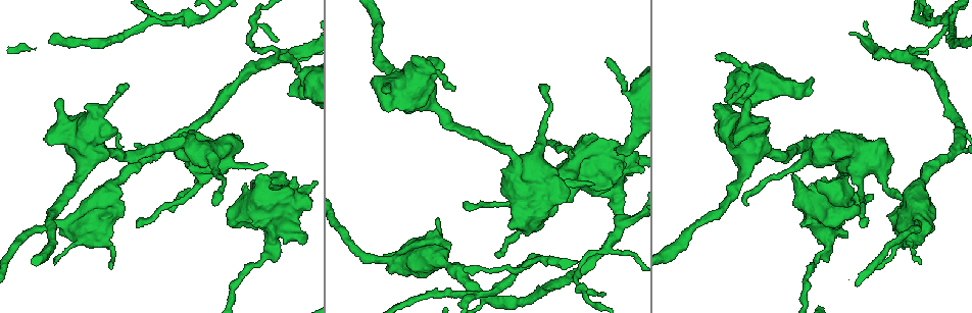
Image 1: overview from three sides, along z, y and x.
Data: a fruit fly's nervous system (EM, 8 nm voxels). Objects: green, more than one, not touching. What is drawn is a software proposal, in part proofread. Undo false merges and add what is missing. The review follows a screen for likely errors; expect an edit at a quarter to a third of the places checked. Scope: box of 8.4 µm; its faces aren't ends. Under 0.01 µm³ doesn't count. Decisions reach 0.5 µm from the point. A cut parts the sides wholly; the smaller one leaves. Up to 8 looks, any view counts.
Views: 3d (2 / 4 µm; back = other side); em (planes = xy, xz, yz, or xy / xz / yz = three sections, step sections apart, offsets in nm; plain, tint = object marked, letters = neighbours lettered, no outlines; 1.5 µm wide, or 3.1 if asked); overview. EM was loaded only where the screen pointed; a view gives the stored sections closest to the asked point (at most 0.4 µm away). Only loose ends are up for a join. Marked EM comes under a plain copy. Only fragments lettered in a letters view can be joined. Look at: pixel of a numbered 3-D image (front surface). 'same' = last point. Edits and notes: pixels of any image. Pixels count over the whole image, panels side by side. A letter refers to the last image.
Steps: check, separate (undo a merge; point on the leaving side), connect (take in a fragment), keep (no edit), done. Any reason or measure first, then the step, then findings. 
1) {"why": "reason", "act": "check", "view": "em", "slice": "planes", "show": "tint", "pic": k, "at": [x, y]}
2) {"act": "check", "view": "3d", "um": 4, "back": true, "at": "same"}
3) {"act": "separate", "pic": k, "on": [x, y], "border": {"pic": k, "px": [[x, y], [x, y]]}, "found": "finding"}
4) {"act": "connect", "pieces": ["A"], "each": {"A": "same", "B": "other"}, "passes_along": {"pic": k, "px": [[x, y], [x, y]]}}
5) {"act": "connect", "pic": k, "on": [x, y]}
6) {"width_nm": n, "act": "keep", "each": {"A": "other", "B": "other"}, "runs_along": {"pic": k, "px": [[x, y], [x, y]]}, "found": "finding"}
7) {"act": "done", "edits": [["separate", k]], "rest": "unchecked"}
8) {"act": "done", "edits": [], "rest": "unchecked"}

{"why": "free end", "act": "check", "view": "em", "slice": "planes", "show": "letters", "pic": 1, "at": [869, 196]}

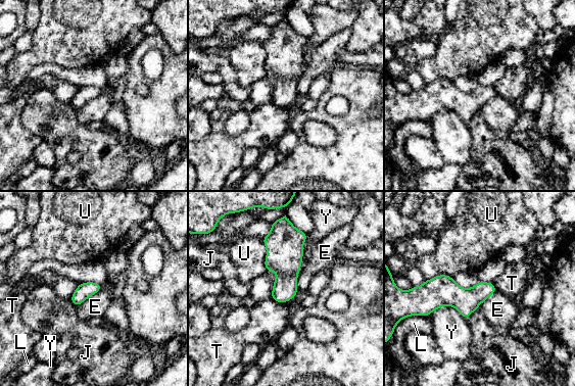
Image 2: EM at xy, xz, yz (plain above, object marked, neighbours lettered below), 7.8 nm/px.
{"longest_contact_nm": ["Y", 320], "act": "keep", "each": {"E": "other", "J": "other", "L": "other", "T": "other", "U": "other", "Y": "other"}, "found": "none of them fits"}

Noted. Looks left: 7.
{"why": "arms run side by side", "act": "check", "view": "em", "slice": "planes", "show": "letters", "pic": 1, "at": [909, 57]}

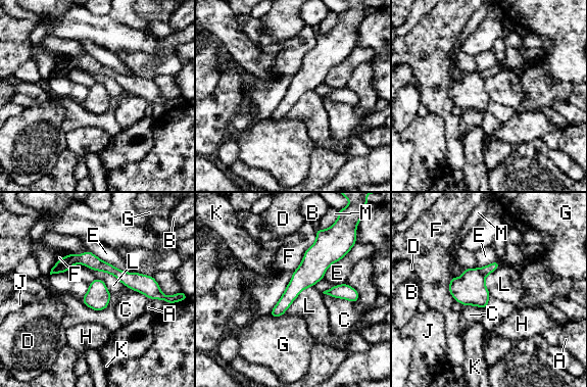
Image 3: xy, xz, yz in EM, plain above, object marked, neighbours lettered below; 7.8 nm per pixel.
{"width_nm": 190, "act": "separate", "pic": 3, "on": [487, 270], "each": {"A": "other", "B": "other", "C": "other", "D": "other", "E": "other", "F": "other", "G": "other", "H": "other", "J": "other", "K": "other", "L": "other", "M": "other"}, "part_leaving": {"pic": 3, "px": [[53, 271], [89, 259], [158, 295]]}, "found": "two cells meet here"}

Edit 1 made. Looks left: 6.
{"why": "thick turns thin", "act": "check", "view": "3d", "um": 4, "pic": 1, "at": [111, 100]}

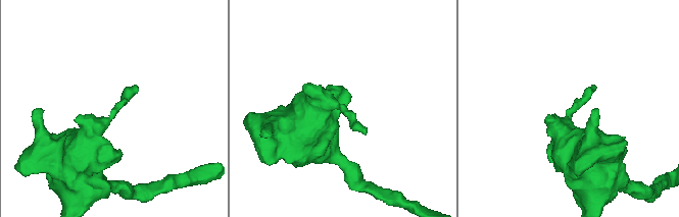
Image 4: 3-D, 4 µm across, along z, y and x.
{"act": "check", "view": "em", "slice": "yz", "step": 8, "show": "letters", "pic": 4, "at": [343, 104]}

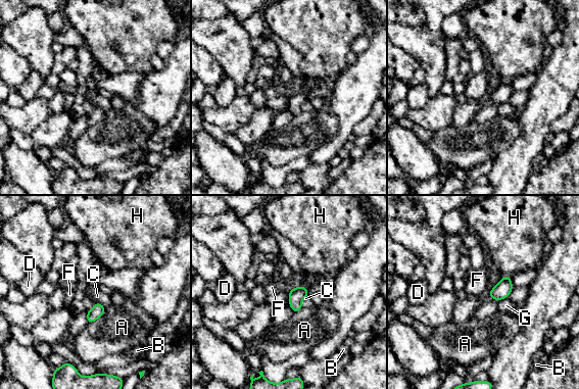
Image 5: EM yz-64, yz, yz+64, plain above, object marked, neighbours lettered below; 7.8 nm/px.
{"width_nm": 90, "act": "keep", "each": {"A": "other", "B": "other", "C": "other", "D": "other", "F": "other", "G": "other", "H": "other"}, "border": {"pic": 5, "px": [[291, 288], [288, 291]]}, "found": "one cell here"}

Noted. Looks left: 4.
{"act": "done", "edits": [["separate", 3]], "rest": "unchecked"}

